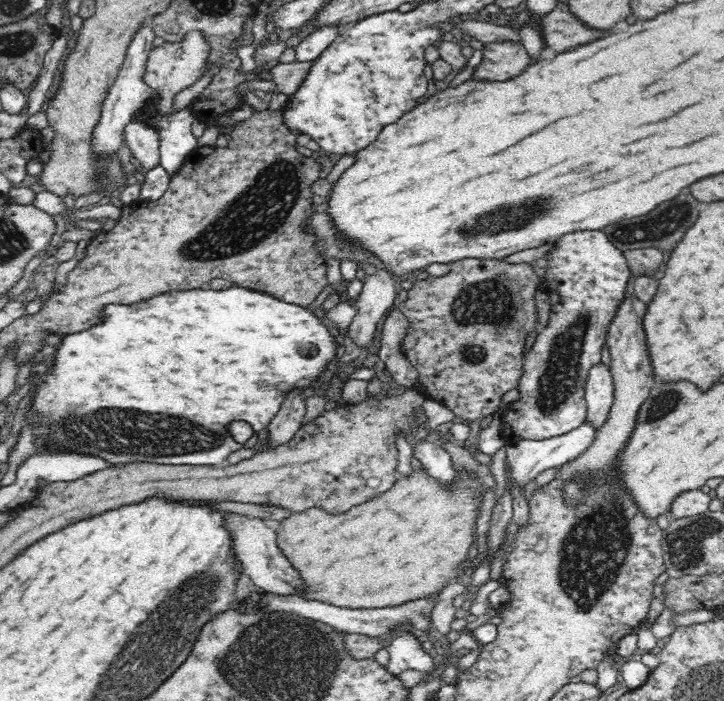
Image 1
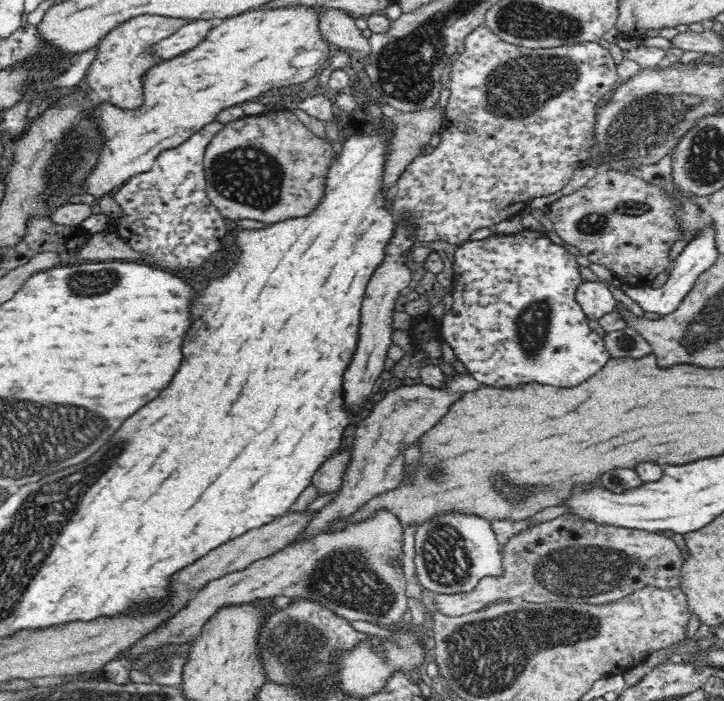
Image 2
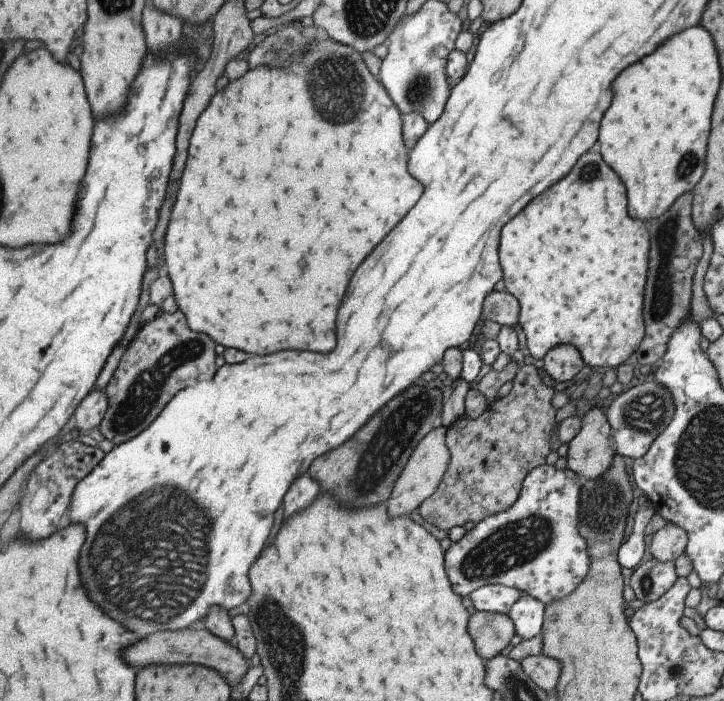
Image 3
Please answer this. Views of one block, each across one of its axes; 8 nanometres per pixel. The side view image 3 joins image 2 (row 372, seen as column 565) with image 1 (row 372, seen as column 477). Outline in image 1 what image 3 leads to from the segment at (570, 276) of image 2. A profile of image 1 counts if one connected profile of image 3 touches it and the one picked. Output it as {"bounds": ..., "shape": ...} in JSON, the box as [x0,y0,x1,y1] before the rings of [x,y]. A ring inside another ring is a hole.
{"bounds":[501,230,630,443],"shape":[[[582,230],[580,232],[570,232],[570,234],[565,234],[554,242],[556,248],[554,248],[551,253],[546,256],[548,261],[548,266],[544,268],[542,272],[542,288],[545,291],[553,291],[560,296],[560,302],[554,304],[550,311],[550,317],[545,329],[542,328],[537,333],[537,337],[533,347],[526,352],[527,354],[523,356],[523,370],[520,380],[518,380],[518,386],[516,388],[520,392],[520,398],[513,402],[512,406],[508,408],[508,412],[504,414],[504,421],[506,422],[504,428],[501,432],[501,437],[506,443],[512,443],[517,440],[548,440],[548,438],[560,436],[562,434],[570,433],[570,430],[578,428],[584,424],[587,417],[587,402],[585,401],[585,386],[586,378],[588,378],[588,372],[594,364],[601,362],[601,353],[604,344],[606,344],[607,330],[609,329],[609,324],[612,322],[614,315],[616,314],[618,305],[624,298],[624,292],[626,292],[626,284],[628,284],[628,278],[630,278],[630,269],[628,268],[628,261],[624,257],[624,253],[610,242],[609,236],[606,236],[605,232],[601,230]]]}

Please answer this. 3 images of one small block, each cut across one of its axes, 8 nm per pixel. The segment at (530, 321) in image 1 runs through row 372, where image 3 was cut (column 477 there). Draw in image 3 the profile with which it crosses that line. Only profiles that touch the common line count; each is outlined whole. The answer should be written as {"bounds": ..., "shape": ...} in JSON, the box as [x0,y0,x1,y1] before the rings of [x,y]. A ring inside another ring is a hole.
{"bounds":[420,364,557,531],"shape":[[[520,364],[513,378],[512,391],[504,398],[491,402],[488,408],[475,419],[466,417],[455,420],[447,428],[447,447],[451,452],[450,464],[444,478],[434,491],[420,506],[420,516],[440,530],[449,531],[453,526],[465,522],[480,522],[488,515],[510,508],[521,491],[523,480],[536,467],[545,464],[550,449],[550,434],[557,430],[557,409],[551,404],[554,389],[547,386],[538,375],[533,365]]]}

